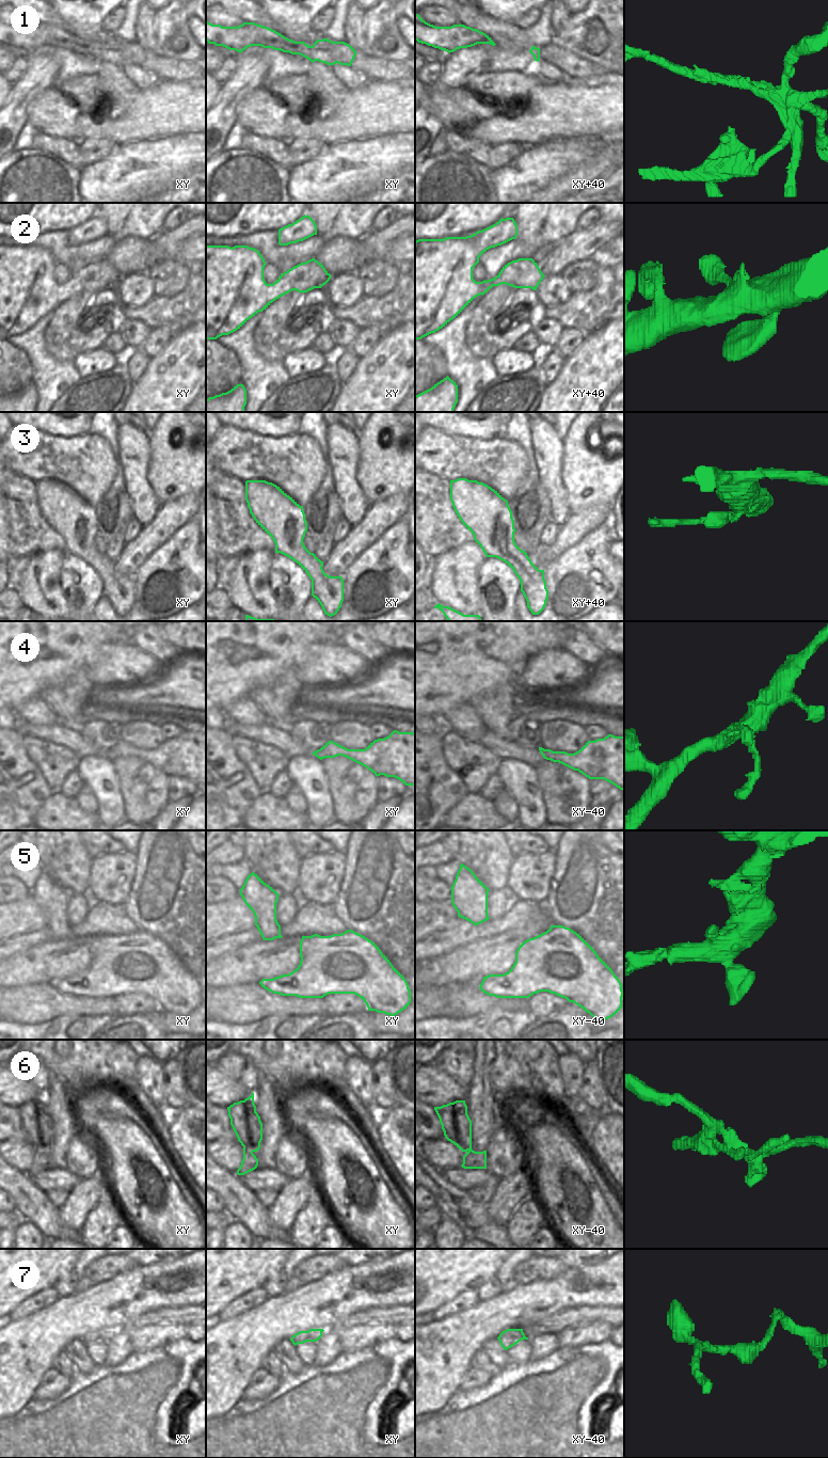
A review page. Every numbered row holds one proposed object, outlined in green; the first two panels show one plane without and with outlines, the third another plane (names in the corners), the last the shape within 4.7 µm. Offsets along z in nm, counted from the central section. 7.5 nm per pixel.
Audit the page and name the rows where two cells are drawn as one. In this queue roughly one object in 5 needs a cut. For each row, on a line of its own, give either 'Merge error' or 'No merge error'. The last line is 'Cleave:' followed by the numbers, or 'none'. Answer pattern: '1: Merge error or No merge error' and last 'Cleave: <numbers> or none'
1: Merge error
2: No merge error
3: No merge error
4: No merge error
5: No merge error
6: Merge error
7: No merge error
Cleave: 1, 6

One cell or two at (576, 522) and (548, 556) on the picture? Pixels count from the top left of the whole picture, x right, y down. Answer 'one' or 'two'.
one

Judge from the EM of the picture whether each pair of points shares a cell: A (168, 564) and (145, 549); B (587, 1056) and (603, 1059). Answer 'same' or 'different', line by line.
A: different
B: different

